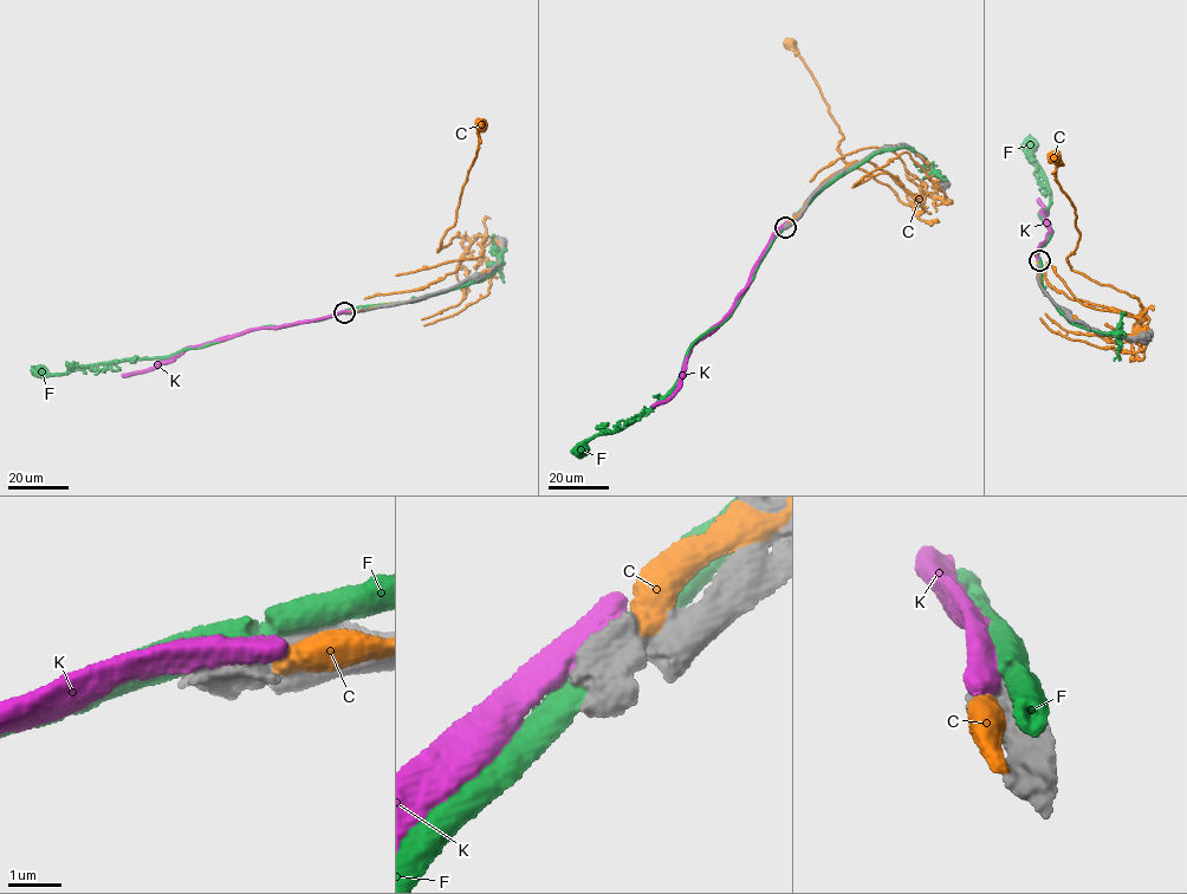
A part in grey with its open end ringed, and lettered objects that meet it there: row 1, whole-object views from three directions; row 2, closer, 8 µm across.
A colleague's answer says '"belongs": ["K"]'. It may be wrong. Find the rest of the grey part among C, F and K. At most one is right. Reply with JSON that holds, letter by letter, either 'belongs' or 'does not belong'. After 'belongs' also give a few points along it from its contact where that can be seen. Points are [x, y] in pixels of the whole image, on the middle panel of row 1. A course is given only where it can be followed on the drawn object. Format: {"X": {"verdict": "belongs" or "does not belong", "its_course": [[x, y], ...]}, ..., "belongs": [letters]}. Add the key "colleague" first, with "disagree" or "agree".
{"colleague": "disagree", "C": {"verdict": "does not belong"}, "F": {"verdict": "does not belong"}, "K": {"verdict": "does not belong"}, "belongs": []}

